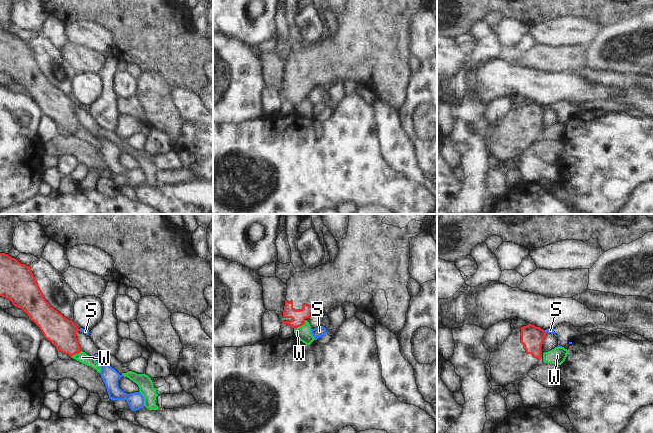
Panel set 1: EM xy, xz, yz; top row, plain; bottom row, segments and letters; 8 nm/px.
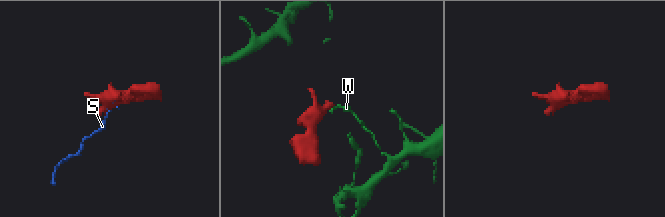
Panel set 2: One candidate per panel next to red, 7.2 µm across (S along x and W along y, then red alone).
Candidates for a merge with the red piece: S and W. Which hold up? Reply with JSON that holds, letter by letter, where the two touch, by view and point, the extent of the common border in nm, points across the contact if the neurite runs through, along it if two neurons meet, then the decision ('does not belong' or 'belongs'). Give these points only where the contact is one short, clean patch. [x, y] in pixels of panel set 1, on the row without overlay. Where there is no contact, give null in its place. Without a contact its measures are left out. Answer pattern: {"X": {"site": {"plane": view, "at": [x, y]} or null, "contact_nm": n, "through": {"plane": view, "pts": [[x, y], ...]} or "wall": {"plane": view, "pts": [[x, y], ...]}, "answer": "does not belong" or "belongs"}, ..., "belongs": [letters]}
{"S": {"site": {"plane": "yz", "at": [545, 108]}, "contact_nm": 40, "answer": "does not belong"}, "W": {"site": {"plane": "xz", "at": [300, 101]}, "contact_nm": 130, "wall": {"plane": "xz", "pts": [[306, 96], [294, 105]]}, "answer": "does not belong"}, "belongs": []}

